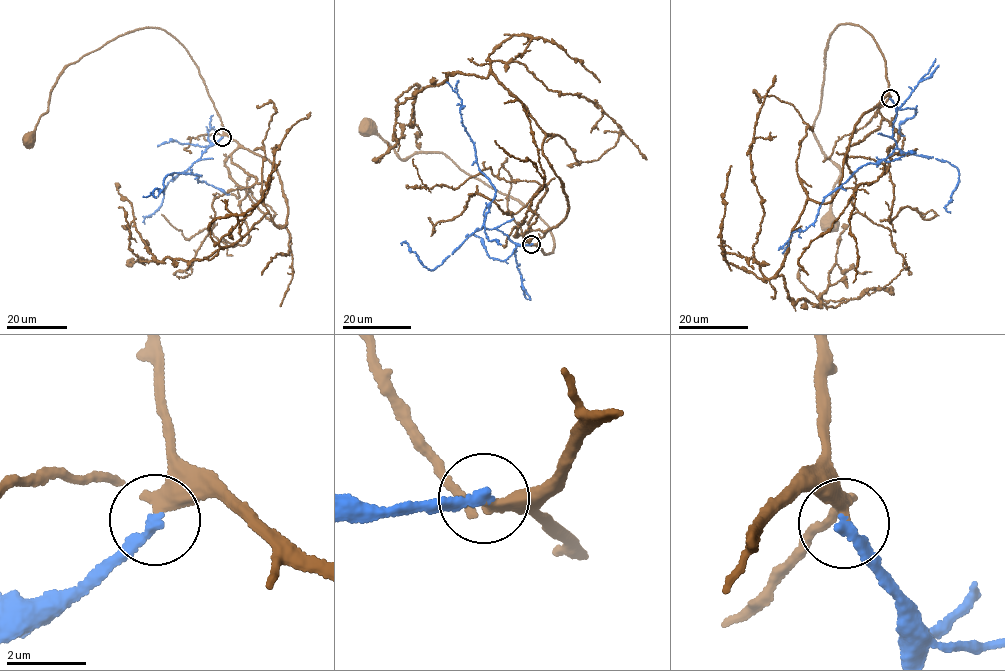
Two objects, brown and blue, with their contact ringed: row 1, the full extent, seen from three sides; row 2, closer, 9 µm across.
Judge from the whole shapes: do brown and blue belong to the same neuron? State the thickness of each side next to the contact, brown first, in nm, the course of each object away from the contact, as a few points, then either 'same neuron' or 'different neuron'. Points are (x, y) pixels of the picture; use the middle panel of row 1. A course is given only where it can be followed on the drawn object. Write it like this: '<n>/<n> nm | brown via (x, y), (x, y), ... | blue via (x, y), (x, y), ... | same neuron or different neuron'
280/280 nm | brown via (532, 244), (546, 255), (555, 244), (549, 226), (530, 209), (442, 153), (401, 159), (368, 125) | blue via (532, 244), (517, 245), (483, 226), (495, 187), (478, 167), (464, 127), (458, 80) | same neuron

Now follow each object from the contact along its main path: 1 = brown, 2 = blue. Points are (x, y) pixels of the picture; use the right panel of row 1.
1: (890, 98), (874, 37), (839, 24), (826, 52), (813, 131), (840, 171), (827, 223)
2: (890, 98), (897, 109), (895, 149), (858, 167), (828, 194), (812, 224), (794, 231), (778, 250)

